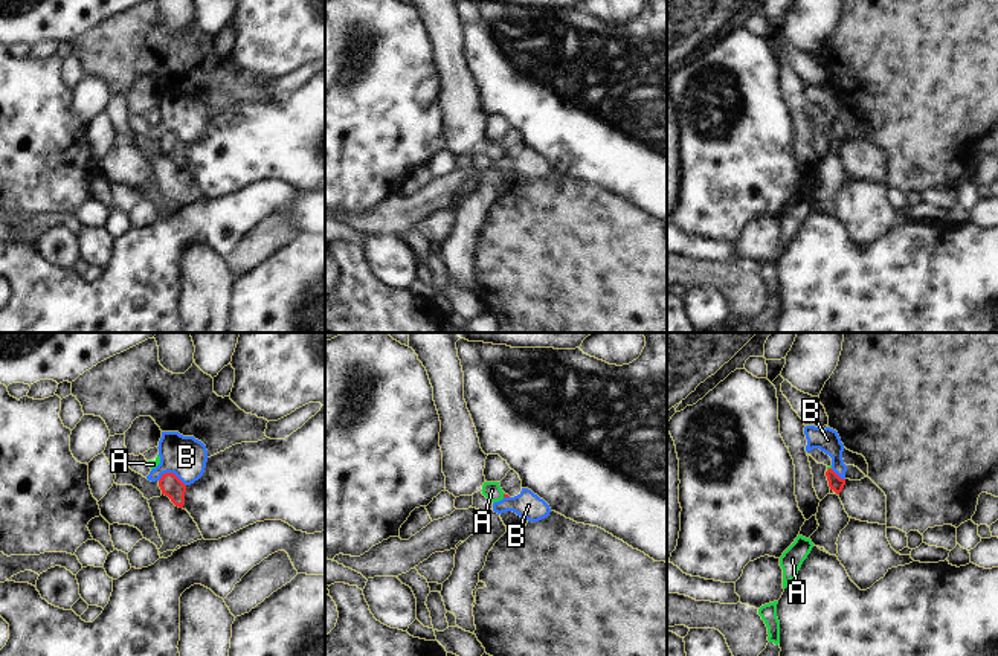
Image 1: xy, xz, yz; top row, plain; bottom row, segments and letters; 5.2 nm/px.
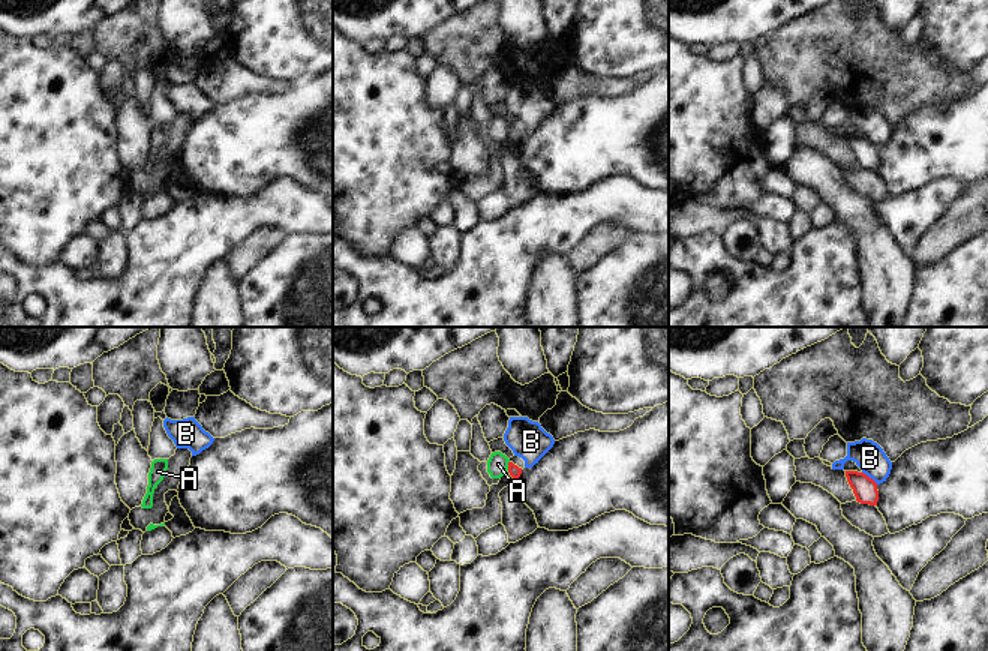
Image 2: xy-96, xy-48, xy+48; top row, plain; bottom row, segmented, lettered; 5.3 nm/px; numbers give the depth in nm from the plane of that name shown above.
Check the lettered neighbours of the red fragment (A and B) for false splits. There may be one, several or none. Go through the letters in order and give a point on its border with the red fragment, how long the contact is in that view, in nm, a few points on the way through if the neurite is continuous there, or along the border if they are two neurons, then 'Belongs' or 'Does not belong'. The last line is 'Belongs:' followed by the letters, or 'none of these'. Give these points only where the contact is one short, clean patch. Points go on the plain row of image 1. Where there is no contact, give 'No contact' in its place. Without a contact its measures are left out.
A: Touches red at yz (829, 127). Shared border 30 nm. Boundary: yz (830, 125), (827, 128). Does not belong
B: Touches red at xy (173, 131). Shared border 150 nm. Does not belong
Belongs: none of these.

